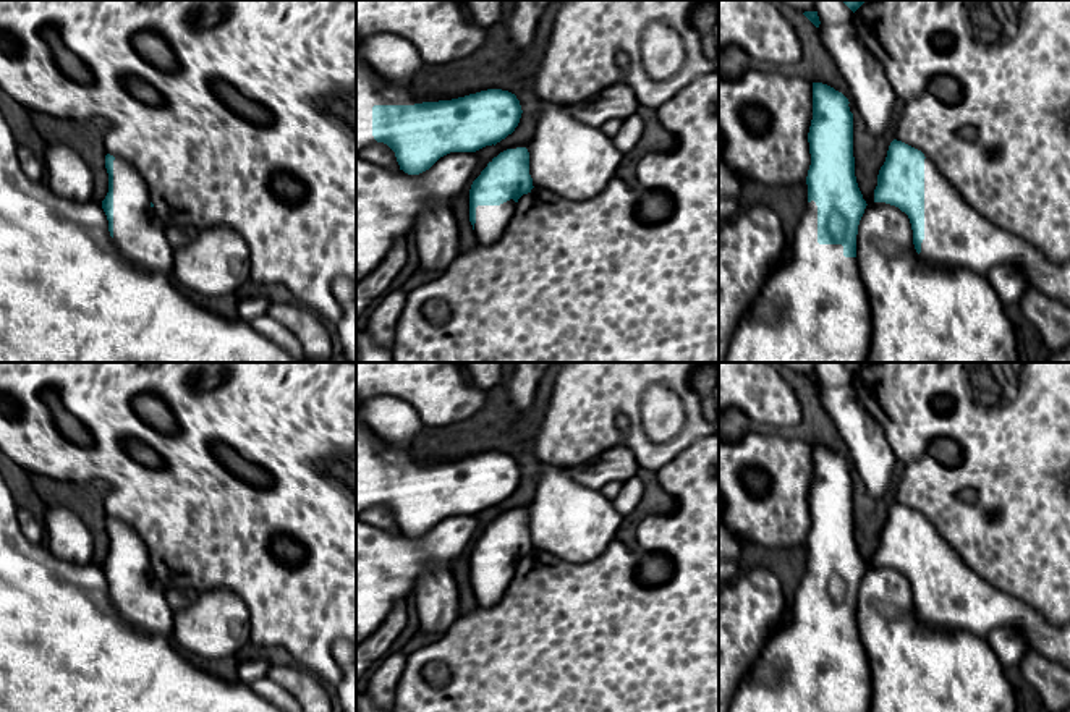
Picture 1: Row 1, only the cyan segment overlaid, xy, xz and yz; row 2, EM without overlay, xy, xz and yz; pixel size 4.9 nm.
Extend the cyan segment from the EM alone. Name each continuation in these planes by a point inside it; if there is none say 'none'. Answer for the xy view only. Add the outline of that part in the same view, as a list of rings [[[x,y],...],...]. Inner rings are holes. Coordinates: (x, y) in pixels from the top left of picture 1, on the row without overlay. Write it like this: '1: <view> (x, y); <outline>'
1: xy (140, 599); [[[121,519],[113,523],[113,605],[130,625],[172,639],[175,612],[151,570],[142,539]]]

